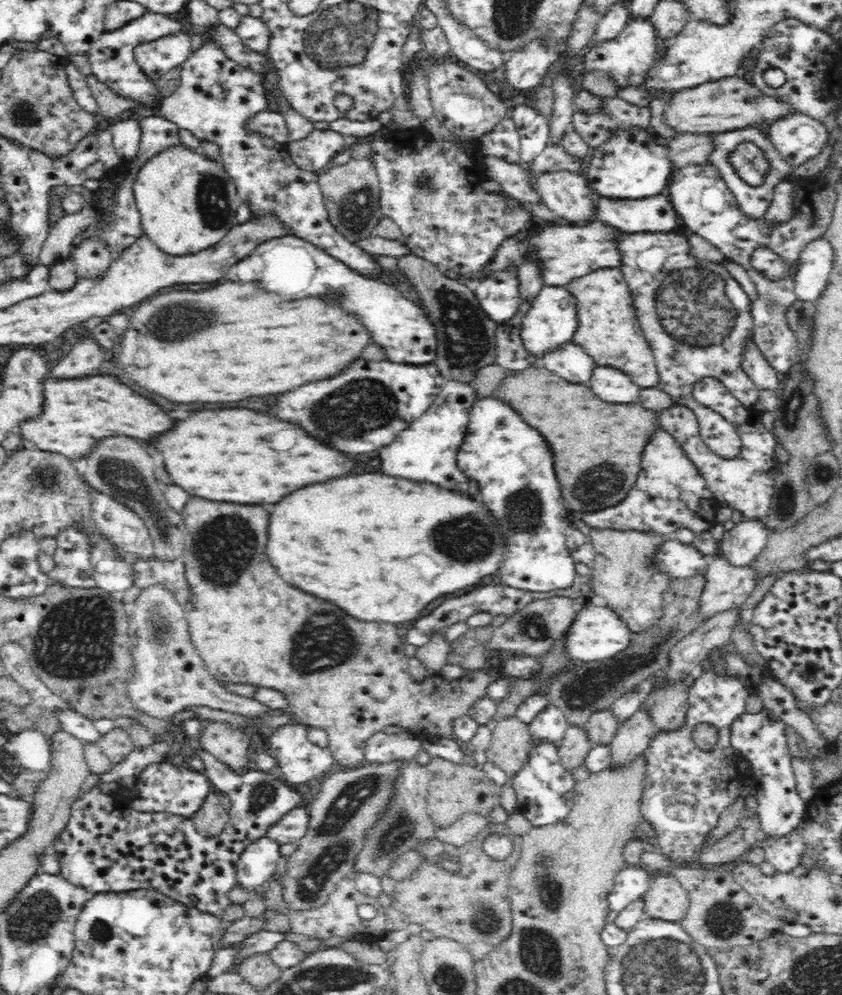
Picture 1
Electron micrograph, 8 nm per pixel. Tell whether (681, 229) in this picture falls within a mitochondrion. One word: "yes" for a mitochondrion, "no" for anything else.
no

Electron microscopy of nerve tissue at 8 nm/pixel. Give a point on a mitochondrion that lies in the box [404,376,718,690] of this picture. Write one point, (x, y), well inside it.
(467, 538)

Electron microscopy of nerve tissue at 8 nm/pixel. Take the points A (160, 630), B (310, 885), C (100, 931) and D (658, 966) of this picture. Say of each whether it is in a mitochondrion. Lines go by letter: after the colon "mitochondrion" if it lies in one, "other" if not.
A: mitochondrion
B: mitochondrion
C: mitochondrion
D: mitochondrion

